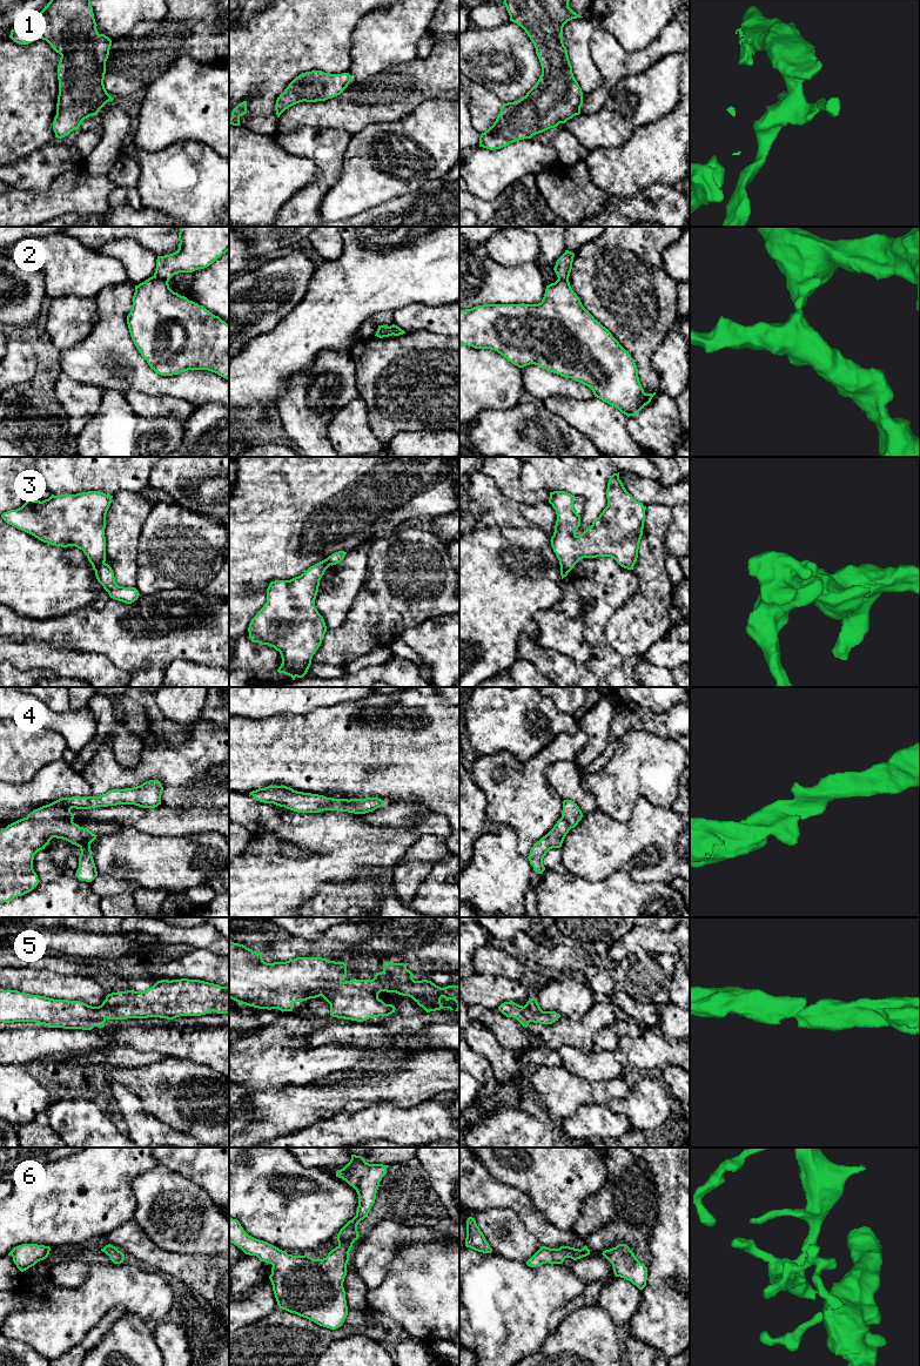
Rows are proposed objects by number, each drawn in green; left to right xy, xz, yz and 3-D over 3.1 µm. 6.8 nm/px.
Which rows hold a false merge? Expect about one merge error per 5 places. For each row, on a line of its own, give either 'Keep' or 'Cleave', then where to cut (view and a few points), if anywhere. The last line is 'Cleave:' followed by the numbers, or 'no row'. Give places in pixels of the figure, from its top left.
1: Keep. No split
2: Cleave. Split along xy (154, 275), (167, 282)
3: Cleave. Split along xy (103, 562), (94, 570)
4: Keep. No split
5: Keep. No split
6: Keep. No split
Cleave: 2, 3

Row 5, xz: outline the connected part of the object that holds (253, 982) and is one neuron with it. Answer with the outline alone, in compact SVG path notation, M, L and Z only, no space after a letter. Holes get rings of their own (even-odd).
M229 941L229 998L231 998L231 1000L234 1000L241 1004L246 1004L246 1005L258 1008L258 1009L268 1009L268 1010L278 1009L282 1012L283 1011L293 1011L293 1004L294 1003L296 1003L298 1001L307 1001L310 998L316 998L316 997L322 996L330 1004L330 1016L337 1017L337 1018L363 1022L363 1021L369 1020L369 1018L380 1017L380 1016L389 1016L392 1012L395 1012L395 1010L396 1010L395 1005L385 1004L382 1000L378 998L378 994L381 991L387 991L387 992L396 992L396 994L402 995L402 996L411 997L427 1012L441 1010L443 1008L448 1008L450 1010L454 1010L451 1007L443 1007L441 1003L442 997L444 997L445 1001L452 1000L457 1003L457 1009L455 1011L459 1012L459 987L458 985L448 985L445 988L441 988L428 980L415 981L412 978L412 976L414 976L414 974L407 969L407 965L404 963L387 962L383 964L383 970L381 973L376 973L376 975L372 980L356 980L356 978L354 978L354 980L344 982L343 980L347 977L347 963L344 963L344 962L329 961L329 960L322 958L322 957L296 957L294 960L289 960L286 962L267 963L262 958L262 953L253 951L251 949L247 948L243 944L239 944L239 943L234 943L234 942Z

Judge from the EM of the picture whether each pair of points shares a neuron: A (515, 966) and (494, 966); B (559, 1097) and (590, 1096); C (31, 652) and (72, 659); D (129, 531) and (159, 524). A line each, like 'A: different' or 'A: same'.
A: same
B: same
C: same
D: different

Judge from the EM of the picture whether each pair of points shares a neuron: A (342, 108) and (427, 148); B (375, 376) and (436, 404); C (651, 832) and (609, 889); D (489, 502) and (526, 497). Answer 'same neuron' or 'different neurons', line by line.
A: different neurons
B: same neuron
C: different neurons
D: different neurons

